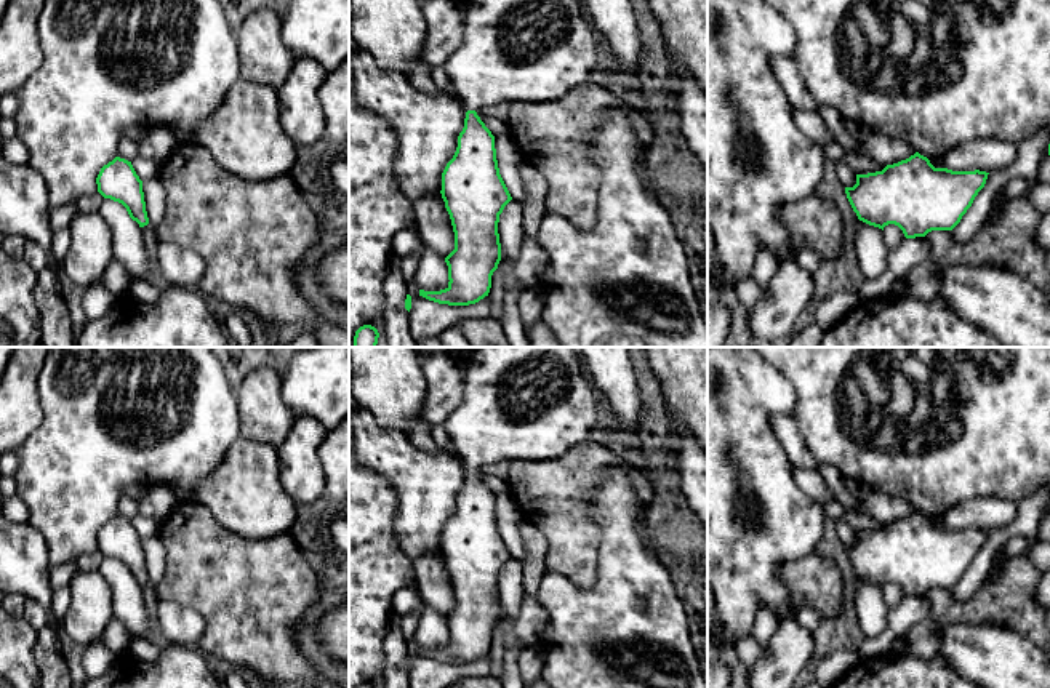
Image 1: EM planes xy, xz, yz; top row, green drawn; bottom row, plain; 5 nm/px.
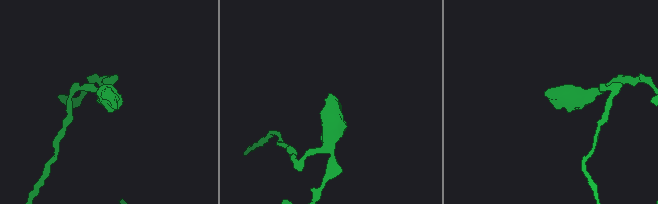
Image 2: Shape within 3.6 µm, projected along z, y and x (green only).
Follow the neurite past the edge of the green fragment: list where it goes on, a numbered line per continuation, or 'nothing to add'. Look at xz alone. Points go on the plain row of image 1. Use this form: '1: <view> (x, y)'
1: xz (519, 404)

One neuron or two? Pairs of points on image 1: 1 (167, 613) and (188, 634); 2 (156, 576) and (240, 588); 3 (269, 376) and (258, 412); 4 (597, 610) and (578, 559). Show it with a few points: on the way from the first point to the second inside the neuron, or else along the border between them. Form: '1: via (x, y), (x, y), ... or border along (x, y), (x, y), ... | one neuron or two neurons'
1: via (172, 618), (183, 629) | one neuron
2: border along (162, 541), (165, 575), (156, 586) | two neurons
3: via (263, 384), (260, 404) | one neuron
4: border along (599, 549), (591, 586), (577, 586), (554, 572) | two neurons

